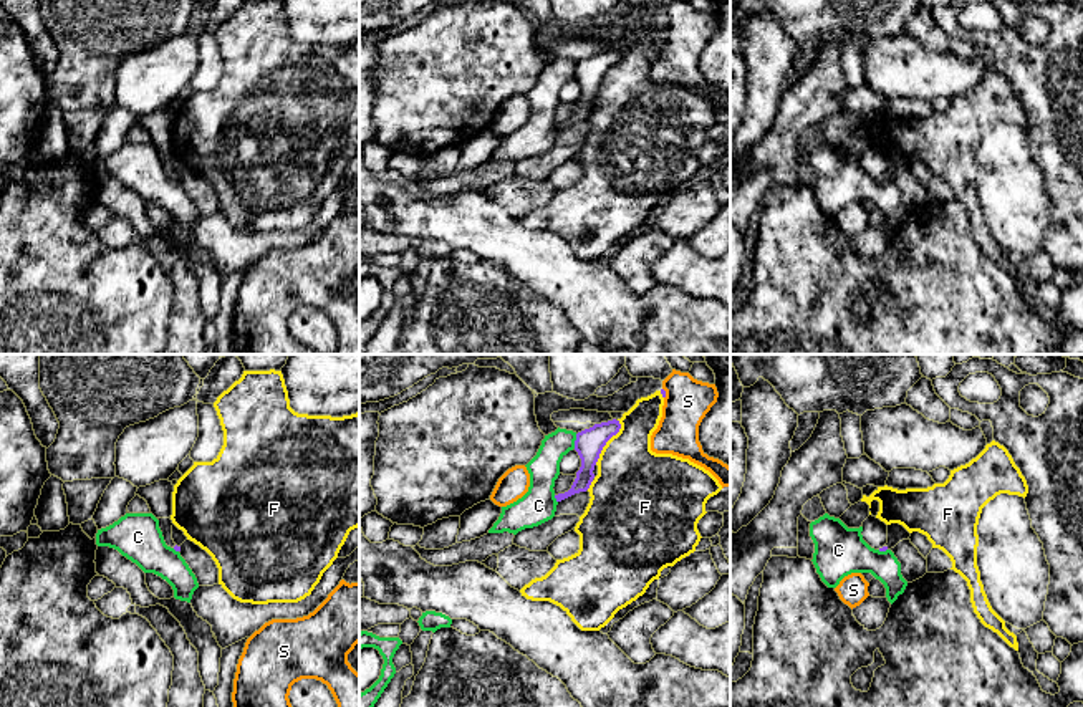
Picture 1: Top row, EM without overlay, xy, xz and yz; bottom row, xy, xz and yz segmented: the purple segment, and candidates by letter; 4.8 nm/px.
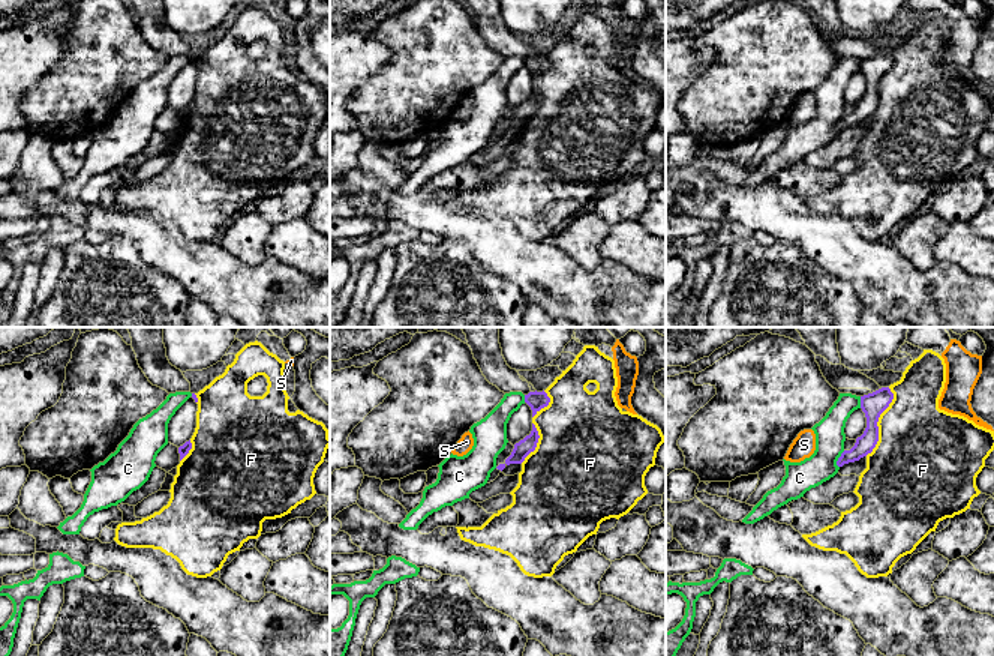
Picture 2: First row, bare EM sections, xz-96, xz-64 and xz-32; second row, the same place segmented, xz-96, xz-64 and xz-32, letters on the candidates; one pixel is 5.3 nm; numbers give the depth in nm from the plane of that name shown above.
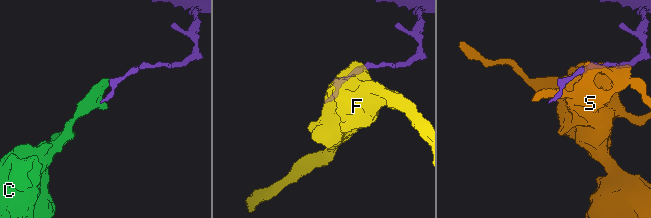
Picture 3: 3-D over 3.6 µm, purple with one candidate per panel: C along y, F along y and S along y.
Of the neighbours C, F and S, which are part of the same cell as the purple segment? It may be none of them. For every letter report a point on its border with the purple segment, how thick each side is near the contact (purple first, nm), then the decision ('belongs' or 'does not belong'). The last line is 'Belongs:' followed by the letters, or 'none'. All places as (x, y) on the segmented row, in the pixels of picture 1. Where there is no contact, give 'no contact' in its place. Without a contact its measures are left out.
C: contact xz (575, 441); calibres 140 and 150 nm; does not belong
F: contact xz (606, 441); calibres 140 and 360 nm; does not belong
S: contact xz (664, 393); calibres 20 and 220 nm; does not belong
Belongs: none

